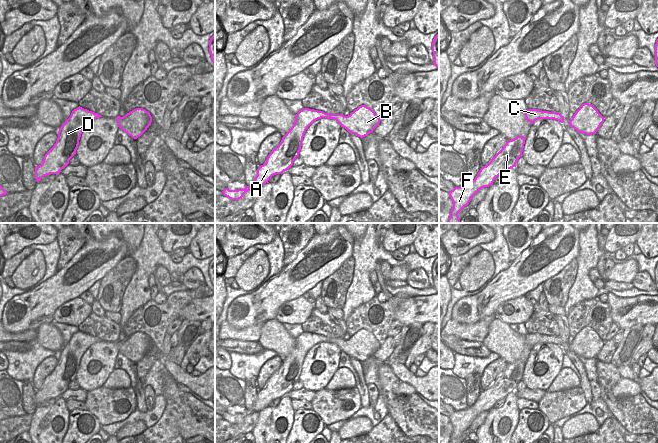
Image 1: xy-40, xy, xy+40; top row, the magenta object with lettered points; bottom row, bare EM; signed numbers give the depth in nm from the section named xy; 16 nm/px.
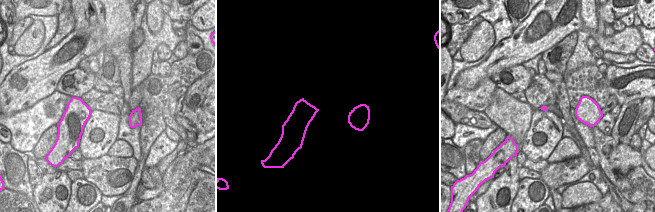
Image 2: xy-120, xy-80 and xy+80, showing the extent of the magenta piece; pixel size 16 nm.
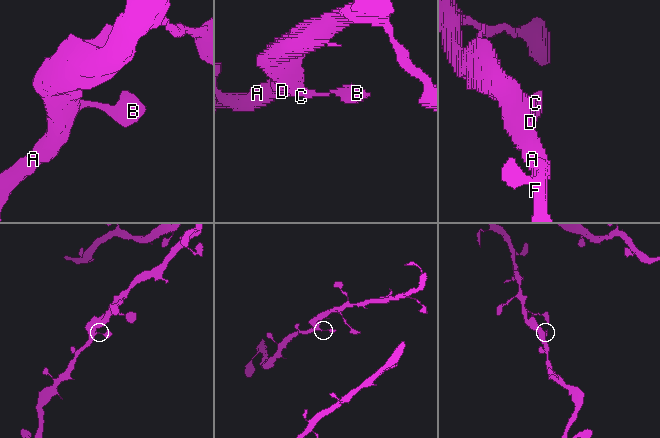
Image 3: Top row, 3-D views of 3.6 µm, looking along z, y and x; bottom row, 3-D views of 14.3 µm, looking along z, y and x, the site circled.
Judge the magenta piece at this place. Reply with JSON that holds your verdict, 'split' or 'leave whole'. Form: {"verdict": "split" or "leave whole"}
{"verdict": "leave whole"}

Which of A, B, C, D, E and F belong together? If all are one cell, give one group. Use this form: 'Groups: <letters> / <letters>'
Groups: A B C D E F

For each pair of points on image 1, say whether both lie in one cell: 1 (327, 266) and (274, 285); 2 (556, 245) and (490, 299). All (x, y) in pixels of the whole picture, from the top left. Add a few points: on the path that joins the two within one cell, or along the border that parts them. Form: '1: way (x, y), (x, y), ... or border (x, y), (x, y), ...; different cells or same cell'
1: way (314, 272), (300, 281), (287, 285); same cell
2: way (540, 261), (519, 279), (506, 285); same cell

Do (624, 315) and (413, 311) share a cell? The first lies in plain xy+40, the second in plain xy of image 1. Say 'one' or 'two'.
one

